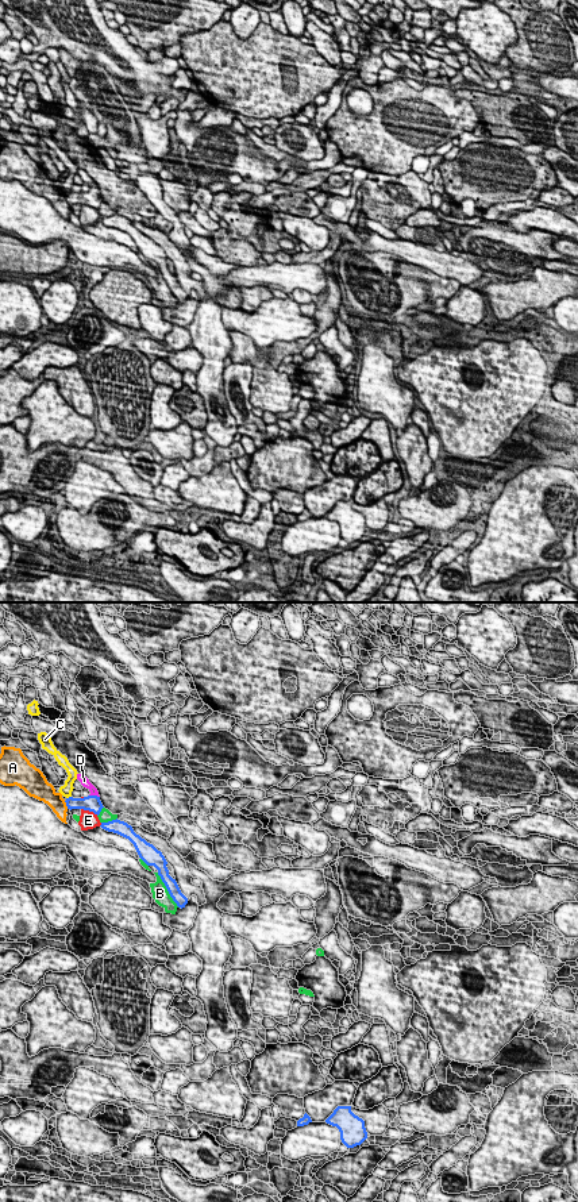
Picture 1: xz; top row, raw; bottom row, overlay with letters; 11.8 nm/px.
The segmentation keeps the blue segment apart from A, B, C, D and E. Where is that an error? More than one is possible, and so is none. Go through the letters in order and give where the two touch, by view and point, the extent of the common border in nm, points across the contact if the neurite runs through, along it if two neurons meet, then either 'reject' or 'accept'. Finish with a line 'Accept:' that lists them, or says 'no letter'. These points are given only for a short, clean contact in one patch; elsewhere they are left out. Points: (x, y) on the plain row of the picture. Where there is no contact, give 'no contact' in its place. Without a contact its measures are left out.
A: meets blue in xz at (66, 200); contact 110 nm long; border along xz (64, 196), (68, 203); reject
B: meets blue in xz at (168, 285); contact 500 nm long; reject
C: meets blue in xz at (69, 192); contact 70 nm long; reject
D: meets blue in xz at (95, 191); contact 130 nm long; runs through xz (92, 197), (95, 191), (84, 176); accept
E: meets blue in xz at (89, 205); contact 220 nm long; reject
Accept: D

